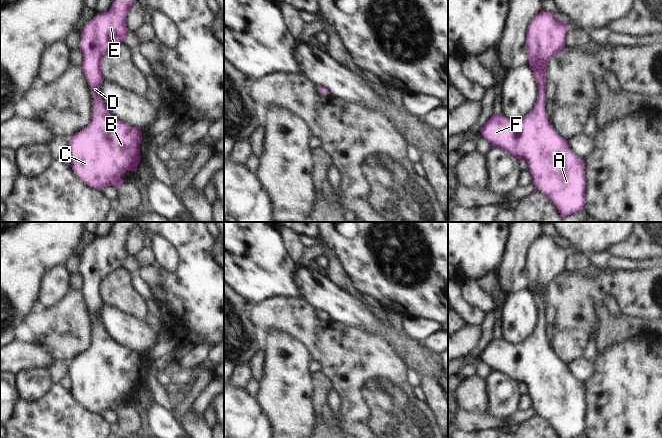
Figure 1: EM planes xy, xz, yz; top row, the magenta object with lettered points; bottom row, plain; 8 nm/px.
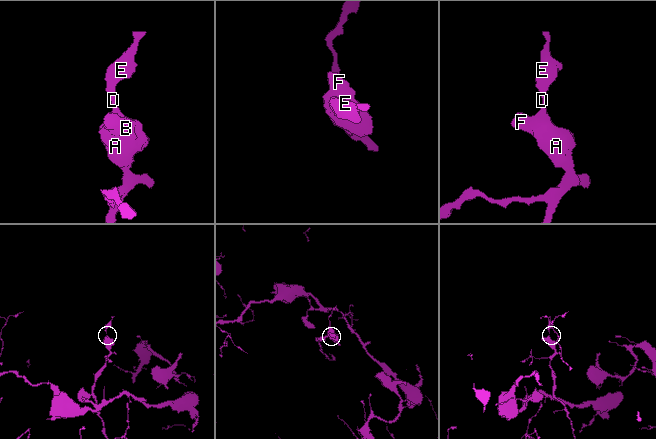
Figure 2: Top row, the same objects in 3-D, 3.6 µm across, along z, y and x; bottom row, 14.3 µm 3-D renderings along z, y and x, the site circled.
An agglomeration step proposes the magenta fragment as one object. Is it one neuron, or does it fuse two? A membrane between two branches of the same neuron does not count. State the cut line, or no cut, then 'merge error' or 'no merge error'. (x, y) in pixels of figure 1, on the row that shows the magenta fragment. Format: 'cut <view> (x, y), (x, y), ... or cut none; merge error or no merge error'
cut none; no merge error

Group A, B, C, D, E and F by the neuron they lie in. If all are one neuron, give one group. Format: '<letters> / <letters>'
A B C D E F

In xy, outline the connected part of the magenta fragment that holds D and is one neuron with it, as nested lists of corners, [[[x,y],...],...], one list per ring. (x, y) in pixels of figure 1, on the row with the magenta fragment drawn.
[[[114,0],[111,8],[97,14],[82,30],[80,49],[84,56],[81,69],[84,71],[92,89],[94,111],[92,122],[83,130],[72,136],[69,140],[69,151],[72,157],[72,170],[85,184],[102,190],[106,186],[118,188],[123,182],[120,177],[126,171],[136,171],[141,160],[140,143],[142,133],[135,128],[114,117],[103,104],[100,86],[104,81],[102,75],[102,59],[114,47],[121,44],[130,30],[127,28],[126,17],[130,6],[136,0]]]

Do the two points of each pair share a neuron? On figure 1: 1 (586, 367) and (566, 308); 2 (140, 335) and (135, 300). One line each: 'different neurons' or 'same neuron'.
1: different neurons
2: different neurons

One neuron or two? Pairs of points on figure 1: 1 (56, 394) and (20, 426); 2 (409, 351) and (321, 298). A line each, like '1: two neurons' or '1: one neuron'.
1: one neuron
2: one neuron

